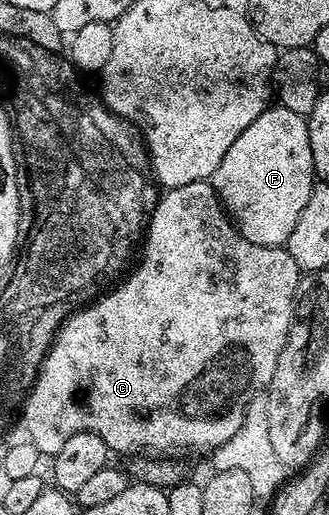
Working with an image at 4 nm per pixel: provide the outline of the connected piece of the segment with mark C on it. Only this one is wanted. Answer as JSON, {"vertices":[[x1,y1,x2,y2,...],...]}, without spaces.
{"vertices":[[209,181,169,187,154,205,150,224,146,227,144,245,140,250,140,261,129,271,128,277,85,308,70,314,58,330,20,410,20,414,26,417,26,430,30,433,27,434,28,440,36,444,36,448,44,456,58,454,60,448,64,448,64,440,68,440,68,436,85,430,100,436,100,440,104,440,104,444,115,455,126,454,129,450,138,450,134,452,145,452,150,456,174,452,170,450,209,452,226,440,232,440,232,436,236,436,239,431,240,424,244,424,248,404,252,403,252,398,257,394,263,393,272,380,276,362,288,340,289,328,294,320,294,293,299,277,296,260,288,256,285,248,261,246,252,244,252,240,244,240]]}

